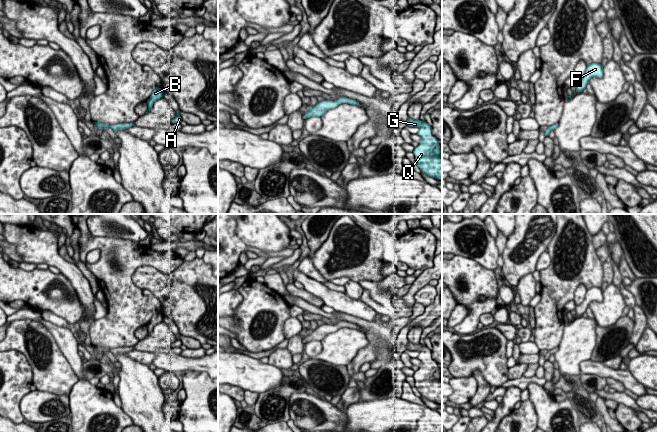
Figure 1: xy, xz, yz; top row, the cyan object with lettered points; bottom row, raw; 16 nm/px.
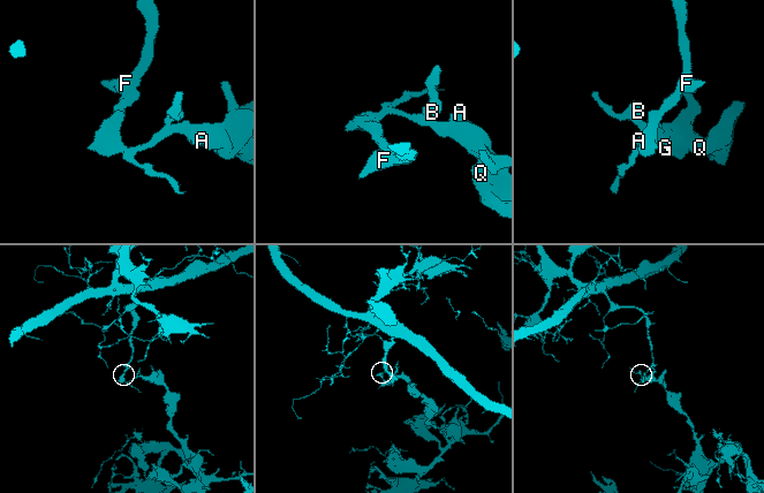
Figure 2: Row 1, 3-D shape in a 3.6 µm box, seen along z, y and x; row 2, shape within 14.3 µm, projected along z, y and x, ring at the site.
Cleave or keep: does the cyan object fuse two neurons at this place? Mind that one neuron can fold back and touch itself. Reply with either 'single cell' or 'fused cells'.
fused cells

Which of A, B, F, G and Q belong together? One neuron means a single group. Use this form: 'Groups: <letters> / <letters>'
Groups: A B G Q / F

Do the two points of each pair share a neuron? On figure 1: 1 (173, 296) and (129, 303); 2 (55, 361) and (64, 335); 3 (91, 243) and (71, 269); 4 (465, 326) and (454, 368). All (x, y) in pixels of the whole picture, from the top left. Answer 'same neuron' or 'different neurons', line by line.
1: different neurons
2: different neurons
3: different neurons
4: different neurons

